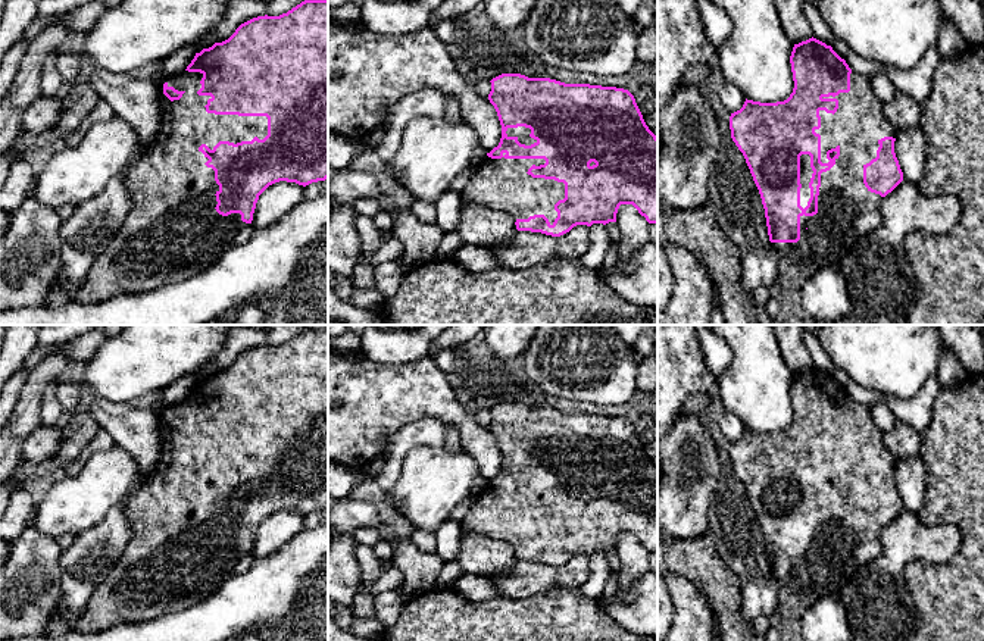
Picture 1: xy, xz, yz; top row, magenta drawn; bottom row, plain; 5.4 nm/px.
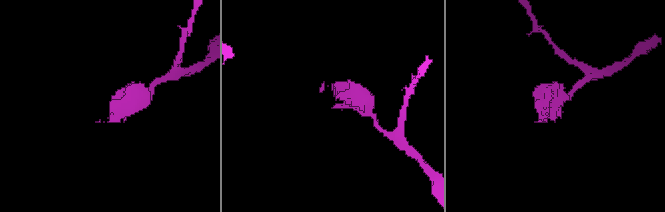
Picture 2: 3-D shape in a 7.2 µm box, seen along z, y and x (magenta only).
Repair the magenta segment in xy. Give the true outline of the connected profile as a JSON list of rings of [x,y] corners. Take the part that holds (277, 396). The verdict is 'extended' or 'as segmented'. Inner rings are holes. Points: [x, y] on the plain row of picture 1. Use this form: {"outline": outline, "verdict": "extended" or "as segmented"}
{"outline": [[[304,329],[279,345],[257,345],[241,353],[222,372],[196,382],[185,400],[166,406],[159,415],[162,454],[156,472],[125,500],[125,515],[129,520],[131,537],[121,559],[113,565],[109,576],[88,598],[84,613],[74,629],[82,634],[99,634],[115,625],[134,625],[182,612],[209,598],[232,576],[238,559],[252,553],[259,525],[279,510],[309,515],[328,507],[328,329]]], "verdict": "extended"}

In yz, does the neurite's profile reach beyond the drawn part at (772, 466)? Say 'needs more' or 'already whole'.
needs more

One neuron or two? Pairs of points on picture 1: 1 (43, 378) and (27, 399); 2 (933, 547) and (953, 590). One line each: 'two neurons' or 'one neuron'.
1: one neuron
2: two neurons

